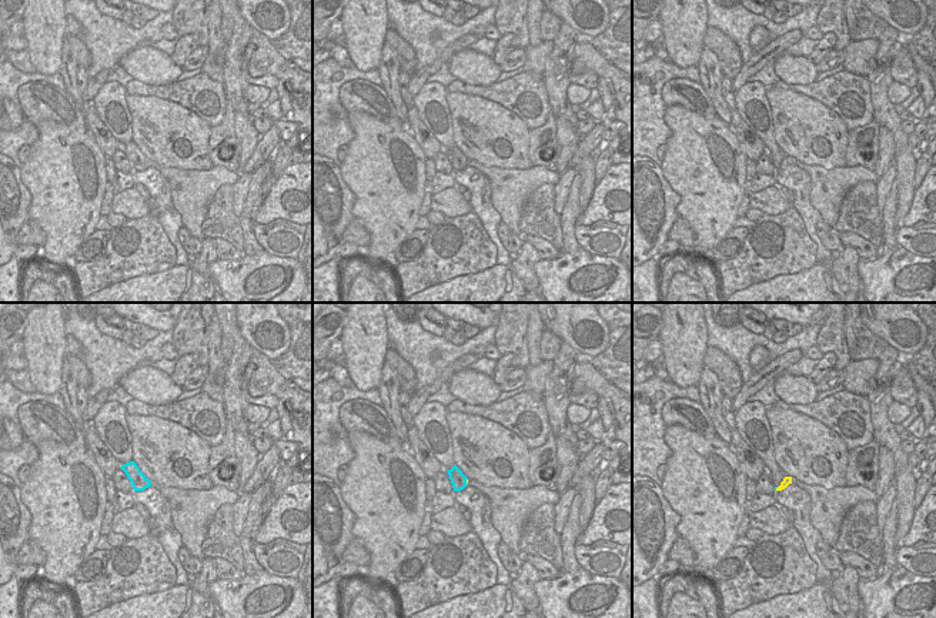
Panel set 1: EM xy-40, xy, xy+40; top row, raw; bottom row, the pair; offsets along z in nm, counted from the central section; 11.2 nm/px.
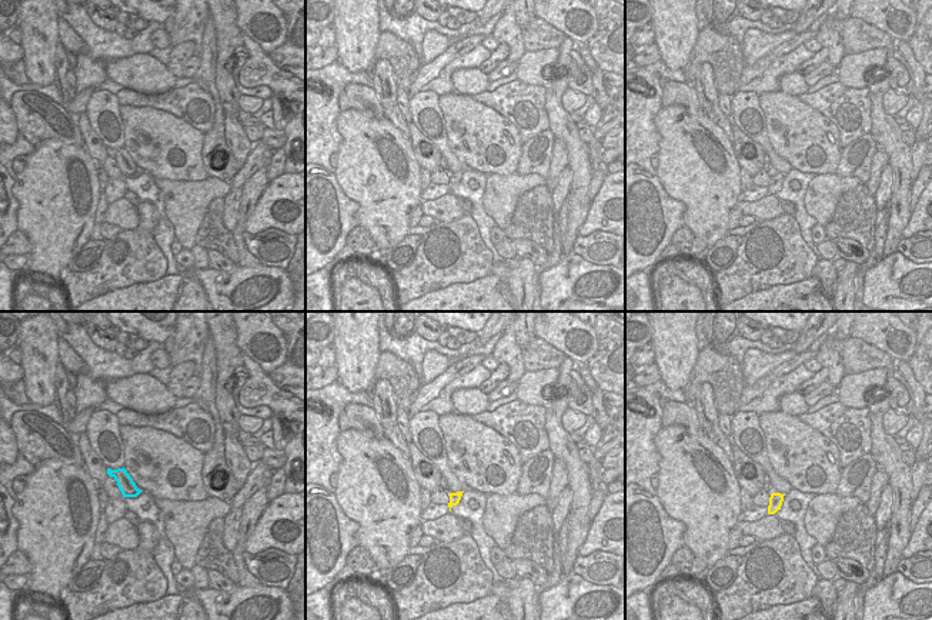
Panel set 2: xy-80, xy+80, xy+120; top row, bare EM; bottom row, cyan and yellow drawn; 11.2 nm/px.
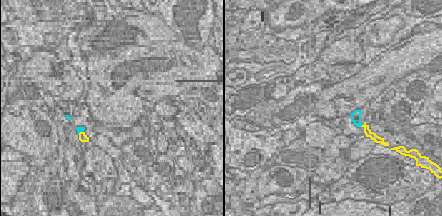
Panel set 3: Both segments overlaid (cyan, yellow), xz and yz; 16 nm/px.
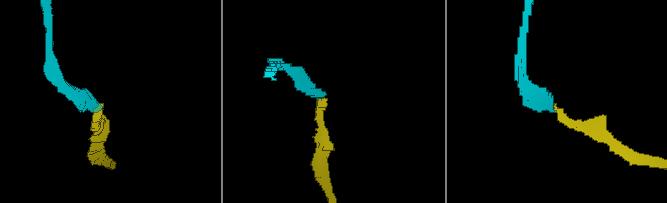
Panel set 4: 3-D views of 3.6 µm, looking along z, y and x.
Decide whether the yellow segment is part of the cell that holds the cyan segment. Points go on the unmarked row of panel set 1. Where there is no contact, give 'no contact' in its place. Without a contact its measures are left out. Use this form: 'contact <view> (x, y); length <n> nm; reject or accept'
contact xy (465, 161); length 80 nm; accept

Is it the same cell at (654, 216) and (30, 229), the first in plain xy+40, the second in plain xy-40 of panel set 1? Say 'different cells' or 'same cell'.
different cells

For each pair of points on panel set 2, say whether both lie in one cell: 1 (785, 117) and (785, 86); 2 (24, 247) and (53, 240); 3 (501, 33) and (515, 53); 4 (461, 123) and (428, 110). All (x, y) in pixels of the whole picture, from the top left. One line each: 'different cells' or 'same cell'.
1: different cells
2: different cells
3: same cell
4: different cells

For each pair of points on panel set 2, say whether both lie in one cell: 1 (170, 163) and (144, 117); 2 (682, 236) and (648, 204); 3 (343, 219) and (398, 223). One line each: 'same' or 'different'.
1: same
2: different
3: different

